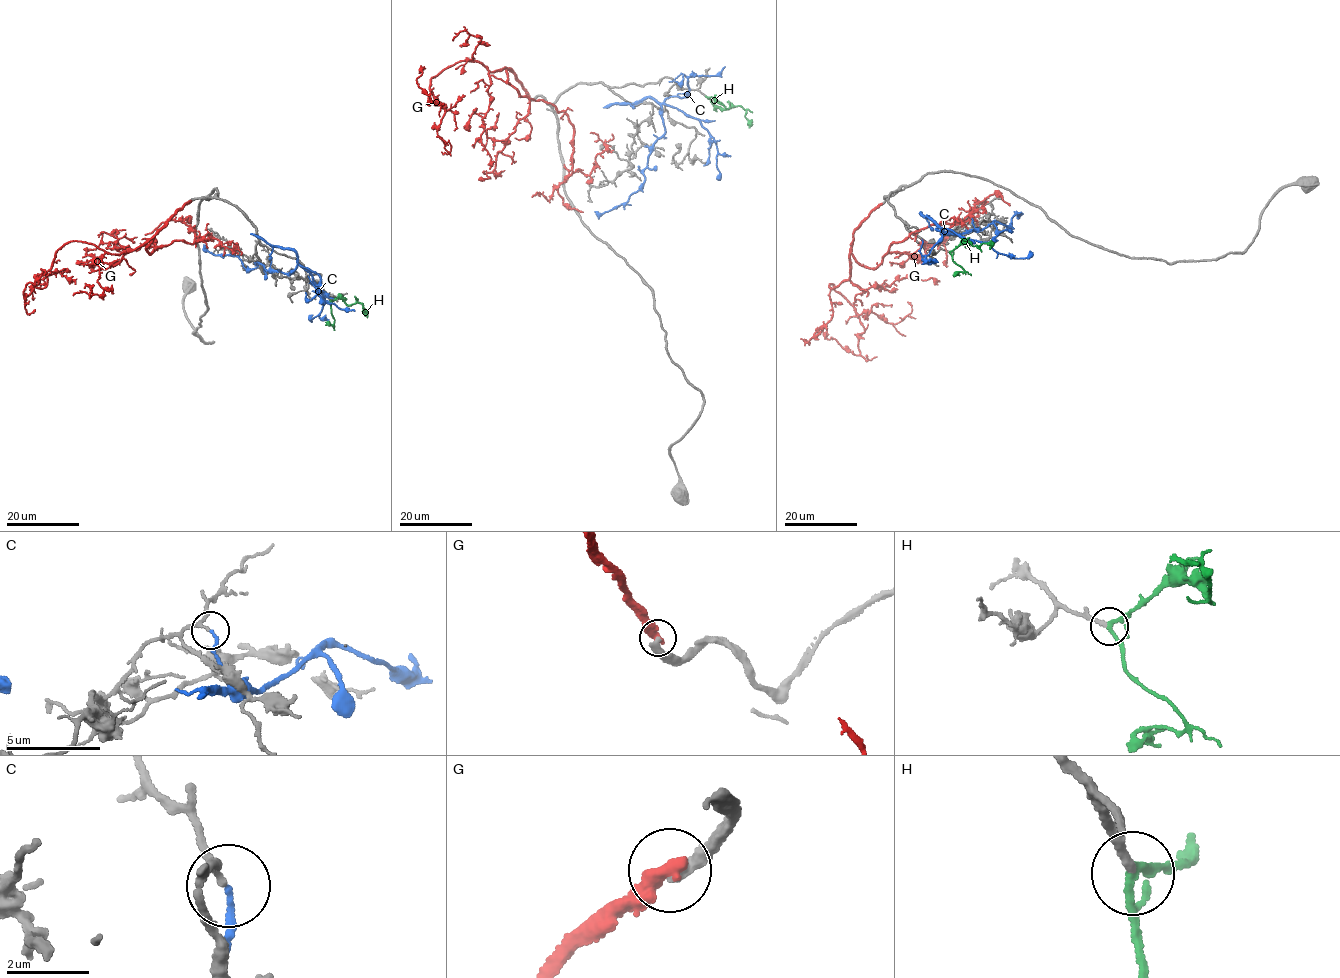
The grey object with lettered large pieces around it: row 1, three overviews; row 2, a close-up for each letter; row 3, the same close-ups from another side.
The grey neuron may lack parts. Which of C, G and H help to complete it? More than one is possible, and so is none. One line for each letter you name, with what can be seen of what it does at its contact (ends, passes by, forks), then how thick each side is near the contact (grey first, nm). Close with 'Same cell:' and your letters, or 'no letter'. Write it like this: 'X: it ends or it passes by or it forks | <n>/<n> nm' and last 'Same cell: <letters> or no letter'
H: it forks | 200/160 nm
Same cell: H

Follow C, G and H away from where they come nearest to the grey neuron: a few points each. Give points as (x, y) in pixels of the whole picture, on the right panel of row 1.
C: (971, 218), (975, 229), (967, 232), (952, 233), (940, 228), (984, 242), (1010, 257), (1027, 257), (1031, 251)
G: (881, 204), (854, 231), (848, 278), (828, 287), (840, 292), (864, 328), (859, 354), (827, 339), (825, 325)
H: (950, 252), (964, 243), (969, 247), (970, 242), (978, 246), (986, 243), (990, 248)

